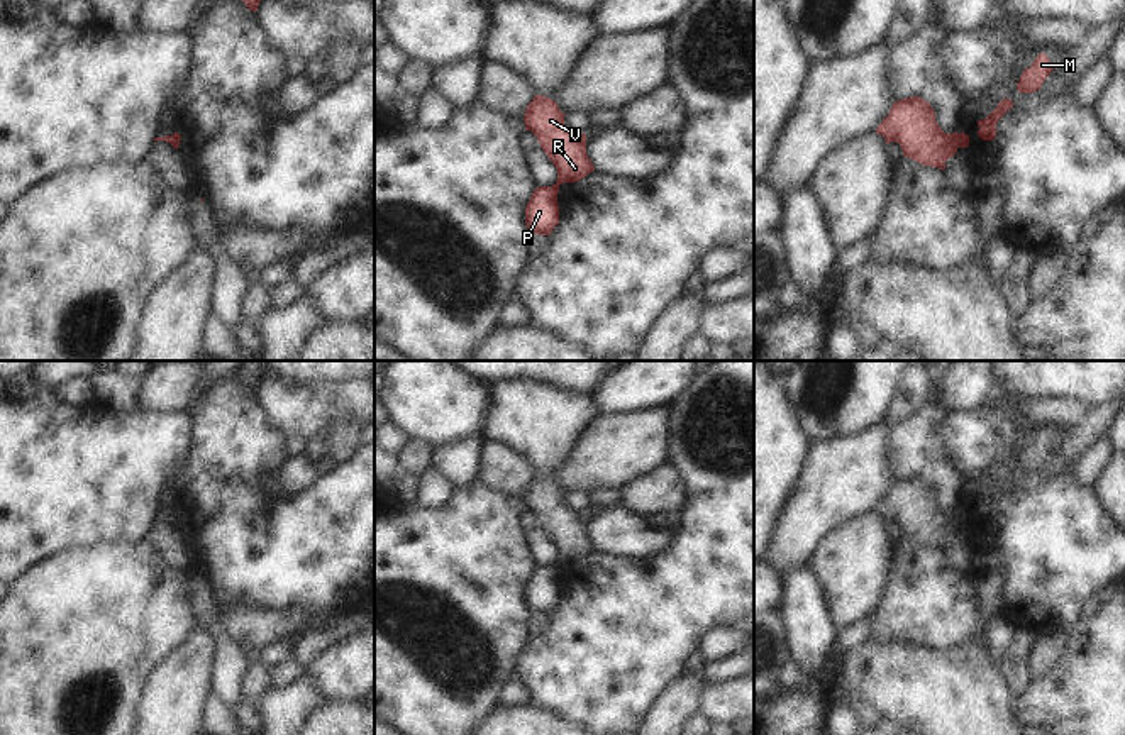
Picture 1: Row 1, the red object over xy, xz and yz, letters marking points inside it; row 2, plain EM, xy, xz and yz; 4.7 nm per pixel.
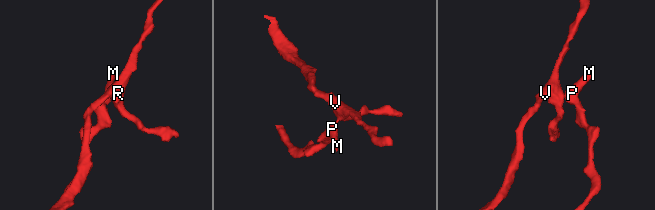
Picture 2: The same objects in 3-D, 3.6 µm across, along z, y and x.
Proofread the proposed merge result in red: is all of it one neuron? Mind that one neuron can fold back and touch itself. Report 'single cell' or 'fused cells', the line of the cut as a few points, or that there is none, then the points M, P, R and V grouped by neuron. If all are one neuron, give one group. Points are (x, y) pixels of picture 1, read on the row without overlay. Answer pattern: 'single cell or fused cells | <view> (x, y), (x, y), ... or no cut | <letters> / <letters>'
fused cells | yz (959, 513), (956, 525) | M P / R V

